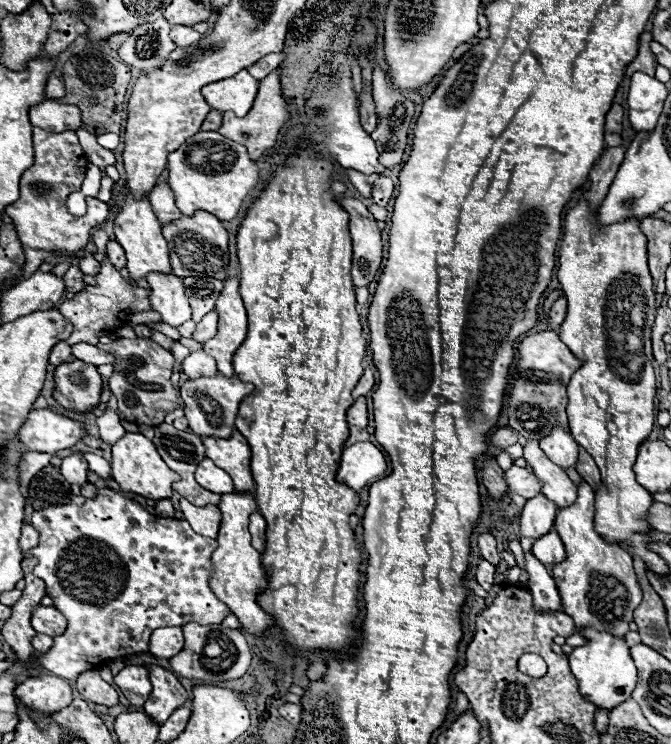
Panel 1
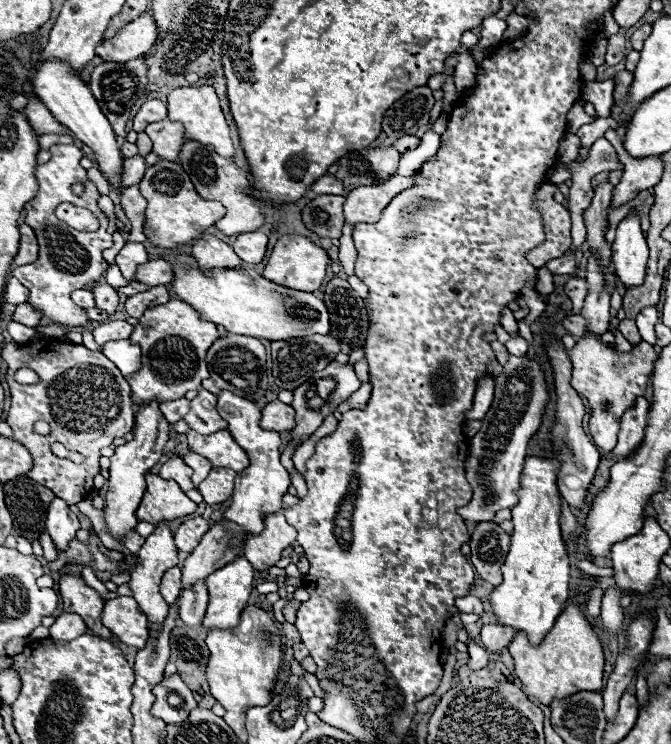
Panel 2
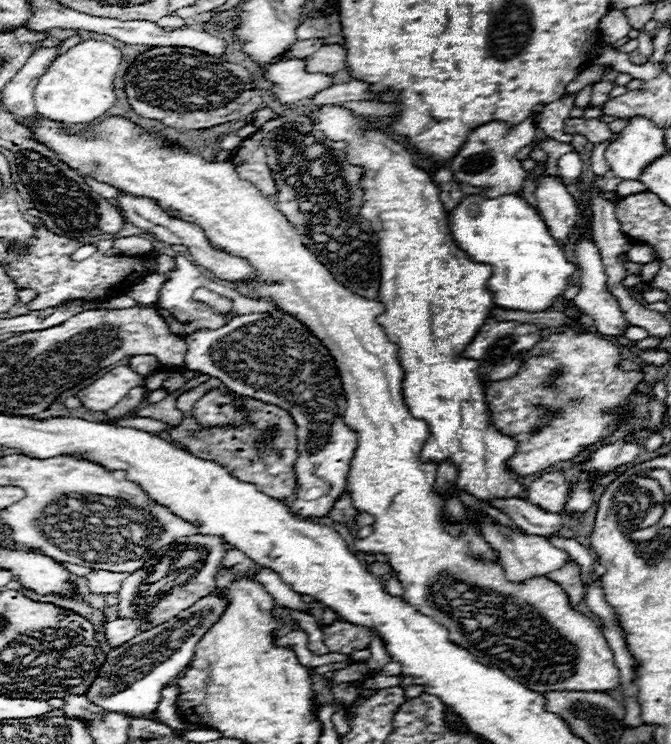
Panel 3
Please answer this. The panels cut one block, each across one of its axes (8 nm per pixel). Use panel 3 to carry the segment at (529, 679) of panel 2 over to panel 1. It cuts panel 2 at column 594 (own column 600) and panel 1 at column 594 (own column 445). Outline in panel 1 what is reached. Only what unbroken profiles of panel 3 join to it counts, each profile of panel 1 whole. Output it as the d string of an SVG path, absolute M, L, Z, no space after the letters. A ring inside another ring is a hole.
M584 480L578 484L576 504L558 510L554 530L564 542L566 560L552 570L552 576L562 596L562 610L570 614L576 624L574 636L566 638L566 644L572 648L584 646L586 640L580 630L588 626L594 626L598 630L610 630L614 636L624 636L628 632L628 622L632 622L634 608L642 602L642 590L636 582L632 556L618 544L606 542L600 534L596 534L594 492Z

